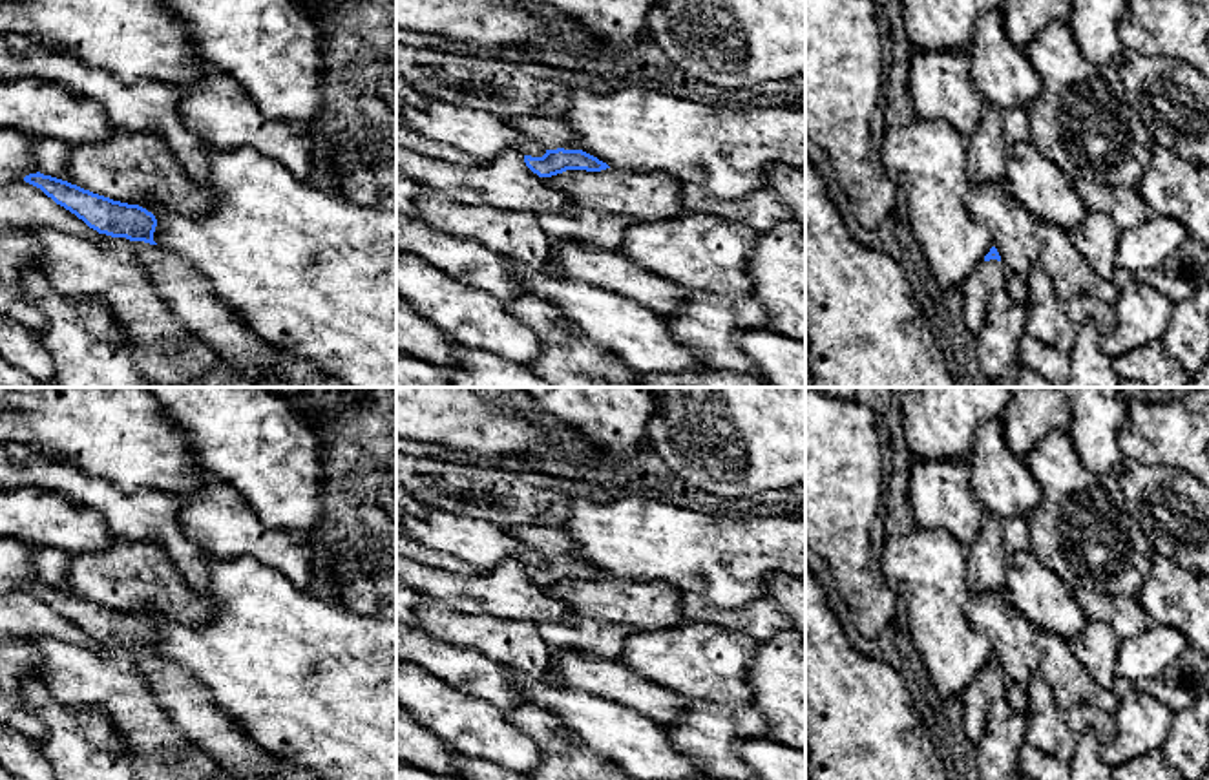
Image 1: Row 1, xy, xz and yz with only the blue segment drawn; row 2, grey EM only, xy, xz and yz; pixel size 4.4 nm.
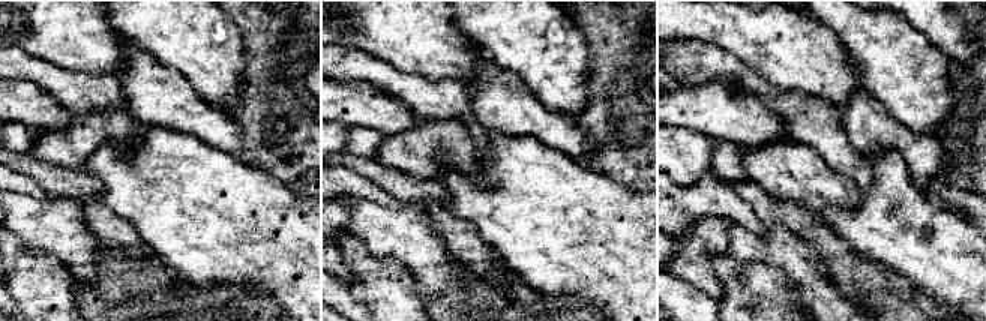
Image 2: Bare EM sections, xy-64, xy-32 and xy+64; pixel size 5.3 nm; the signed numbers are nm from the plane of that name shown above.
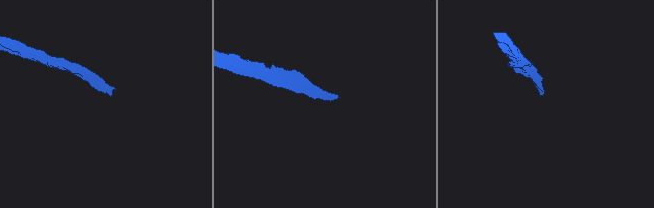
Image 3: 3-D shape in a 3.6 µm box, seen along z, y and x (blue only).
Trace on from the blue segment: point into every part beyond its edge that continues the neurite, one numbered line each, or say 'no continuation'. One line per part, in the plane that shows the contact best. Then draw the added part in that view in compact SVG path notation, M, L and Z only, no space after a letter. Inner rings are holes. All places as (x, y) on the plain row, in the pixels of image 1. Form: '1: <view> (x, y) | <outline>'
1: xz (552, 543) | M519 526L508 530L513 537L524 544L535 548L544 559L579 559L577 546L572 543L562 528L552 526Z

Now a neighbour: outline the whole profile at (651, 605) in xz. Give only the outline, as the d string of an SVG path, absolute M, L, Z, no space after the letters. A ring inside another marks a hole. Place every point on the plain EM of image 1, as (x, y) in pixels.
M606 577L601 581L566 579L544 586L546 594L570 610L603 623L657 630L679 627L683 592L661 581Z

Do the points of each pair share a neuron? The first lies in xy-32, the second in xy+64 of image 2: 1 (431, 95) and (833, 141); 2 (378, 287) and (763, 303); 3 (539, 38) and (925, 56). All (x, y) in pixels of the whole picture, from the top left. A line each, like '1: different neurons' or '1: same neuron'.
1: same neuron
2: same neuron
3: same neuron

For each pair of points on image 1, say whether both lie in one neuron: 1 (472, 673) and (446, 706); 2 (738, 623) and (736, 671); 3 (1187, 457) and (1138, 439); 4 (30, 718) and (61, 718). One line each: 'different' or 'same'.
1: different
2: different
3: same
4: different

